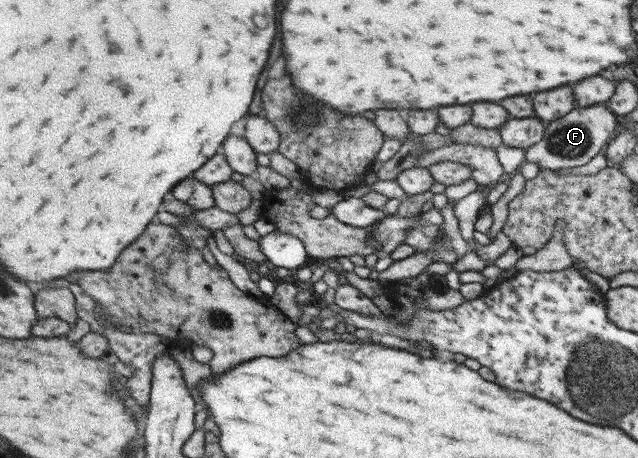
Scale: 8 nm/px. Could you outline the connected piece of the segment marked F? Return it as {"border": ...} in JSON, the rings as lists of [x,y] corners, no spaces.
{"border":[[[601,104],[574,106],[568,114],[545,125],[542,138],[524,151],[525,160],[548,170],[574,168],[586,164],[598,152],[603,152],[618,128],[616,116]]]}

